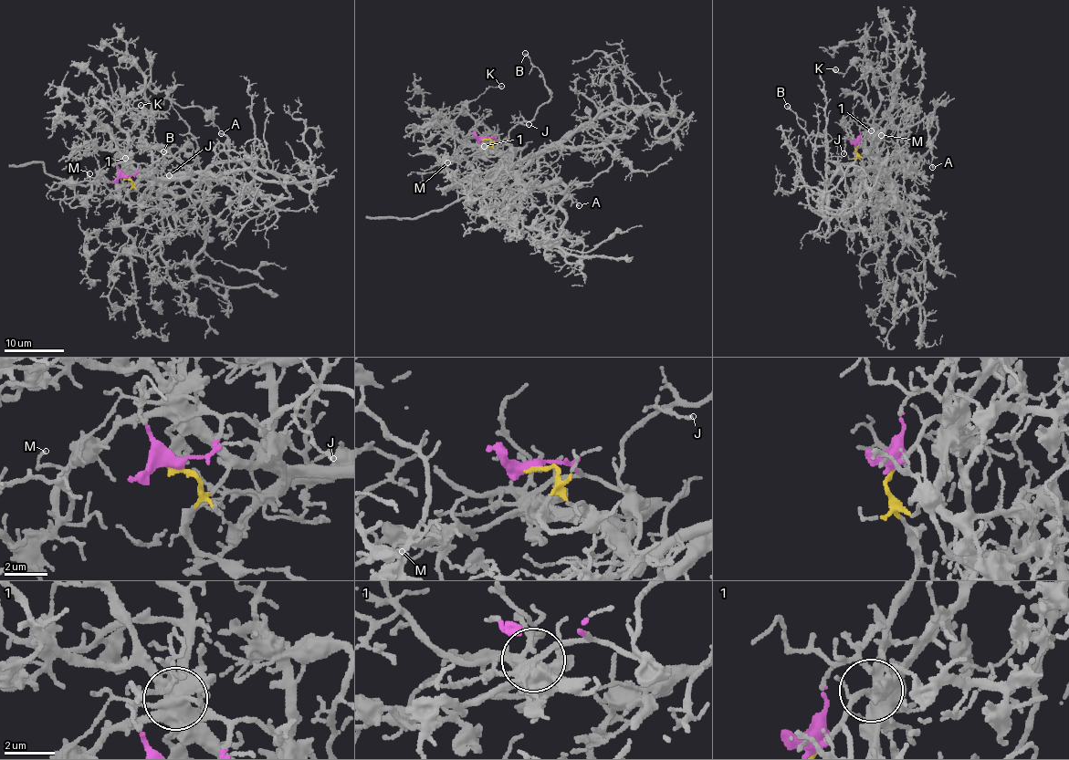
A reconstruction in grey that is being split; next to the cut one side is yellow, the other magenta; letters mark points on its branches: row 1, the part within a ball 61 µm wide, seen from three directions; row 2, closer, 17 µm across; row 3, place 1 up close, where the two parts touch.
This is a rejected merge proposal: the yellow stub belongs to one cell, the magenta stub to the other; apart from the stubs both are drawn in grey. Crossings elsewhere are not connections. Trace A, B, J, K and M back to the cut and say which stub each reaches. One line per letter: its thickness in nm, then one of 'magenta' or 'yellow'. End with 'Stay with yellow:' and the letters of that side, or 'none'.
A: 170 nm thick; yellow
B: 180 nm thick; magenta
J: 160 nm thick; magenta
K: 150 nm thick; yellow
M: 130 nm thick; yellow
Stay with yellow: A, K, M

